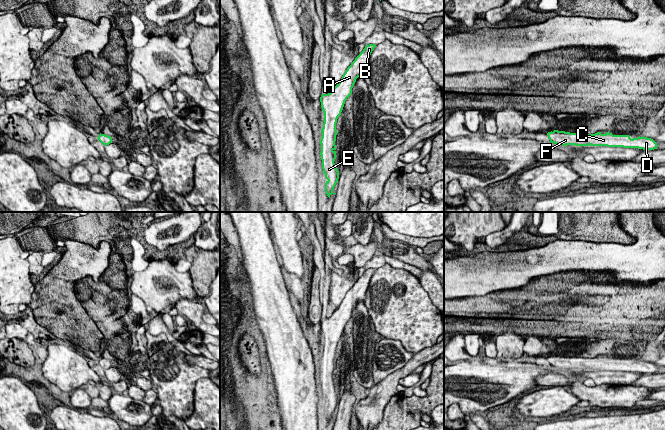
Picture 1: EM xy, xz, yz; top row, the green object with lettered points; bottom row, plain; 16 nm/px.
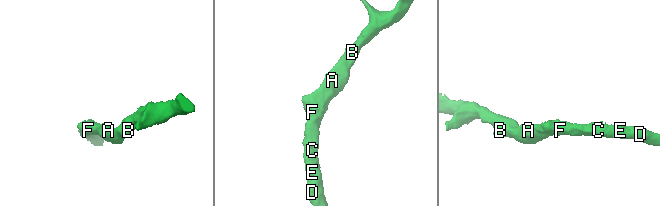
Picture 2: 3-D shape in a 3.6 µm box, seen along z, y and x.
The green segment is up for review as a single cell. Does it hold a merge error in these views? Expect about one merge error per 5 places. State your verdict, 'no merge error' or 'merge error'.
no merge error

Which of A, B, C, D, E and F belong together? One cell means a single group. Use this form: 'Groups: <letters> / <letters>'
Groups: A B C D E F

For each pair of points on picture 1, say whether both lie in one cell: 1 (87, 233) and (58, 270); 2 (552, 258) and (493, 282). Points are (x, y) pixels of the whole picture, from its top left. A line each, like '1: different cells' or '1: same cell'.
1: different cells
2: same cell

